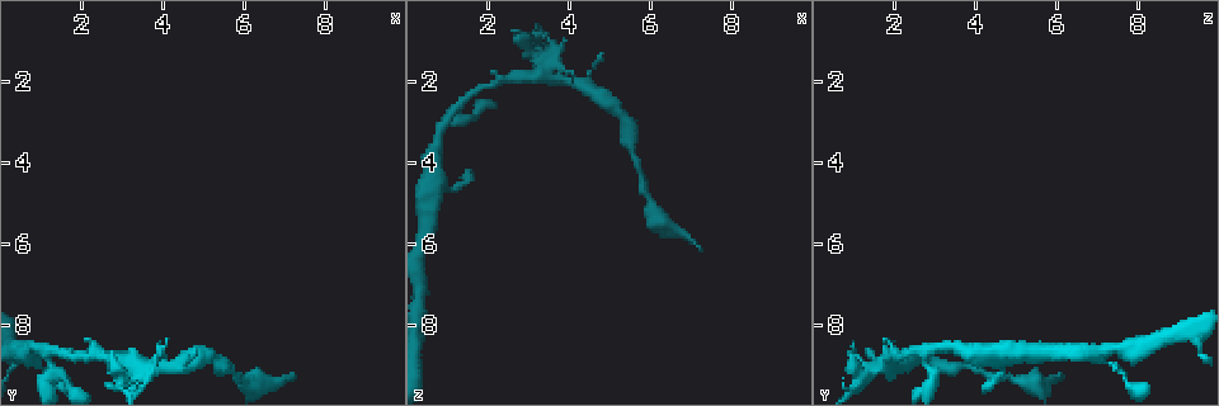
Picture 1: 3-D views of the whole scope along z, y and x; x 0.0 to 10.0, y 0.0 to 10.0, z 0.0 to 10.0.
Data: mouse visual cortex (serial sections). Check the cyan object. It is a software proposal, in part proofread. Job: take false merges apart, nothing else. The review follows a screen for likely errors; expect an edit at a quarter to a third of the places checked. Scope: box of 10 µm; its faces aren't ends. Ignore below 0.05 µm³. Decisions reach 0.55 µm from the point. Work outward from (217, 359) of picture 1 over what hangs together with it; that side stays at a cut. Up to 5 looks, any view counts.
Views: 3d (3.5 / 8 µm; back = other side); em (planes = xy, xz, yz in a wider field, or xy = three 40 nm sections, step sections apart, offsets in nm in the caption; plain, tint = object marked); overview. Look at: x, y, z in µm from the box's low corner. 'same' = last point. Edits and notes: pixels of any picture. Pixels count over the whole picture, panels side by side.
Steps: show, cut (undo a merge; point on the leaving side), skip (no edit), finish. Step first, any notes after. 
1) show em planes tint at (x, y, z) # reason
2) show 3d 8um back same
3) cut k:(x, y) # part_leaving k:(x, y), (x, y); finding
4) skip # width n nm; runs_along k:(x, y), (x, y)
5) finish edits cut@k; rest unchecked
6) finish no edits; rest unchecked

show 3d 3.5um at (3.40, 9.00, 1.95)

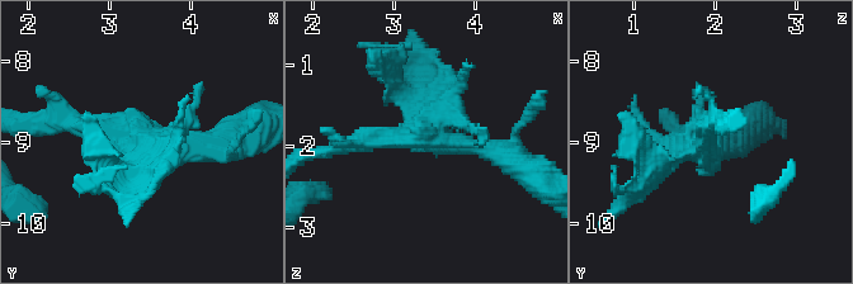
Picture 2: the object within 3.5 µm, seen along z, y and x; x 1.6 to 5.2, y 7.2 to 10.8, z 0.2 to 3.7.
show em xy step 5 tint at (3.45, 9.05, 1.90)

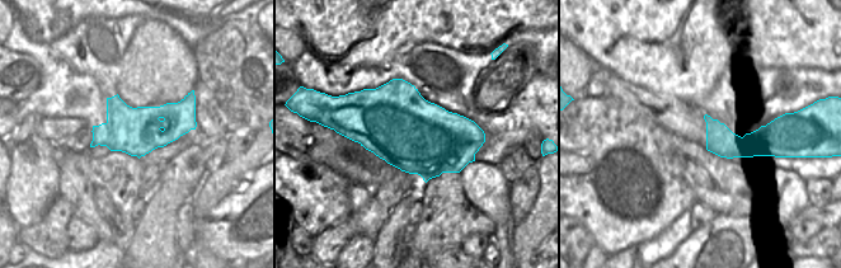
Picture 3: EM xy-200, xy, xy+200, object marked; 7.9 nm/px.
cut 2:(651, 136) # border 3:(107, 122), (109, 145), (127, 153); two cells meet here

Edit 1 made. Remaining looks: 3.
show 3d 3.5um at (1.25, 8.60, 2.65) # a fork

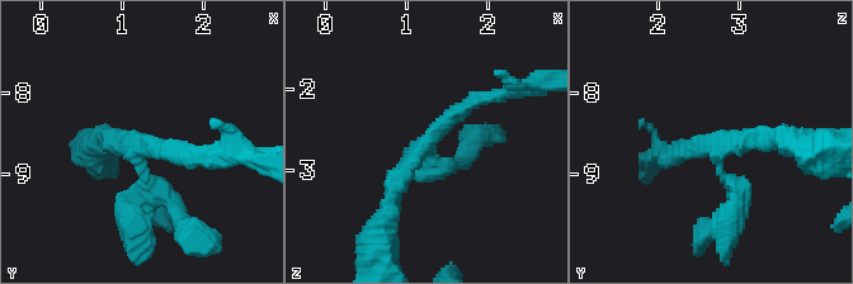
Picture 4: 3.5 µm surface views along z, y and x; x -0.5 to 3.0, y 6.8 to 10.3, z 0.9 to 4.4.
show em planes tint at (1.30, 8.65, 2.70)

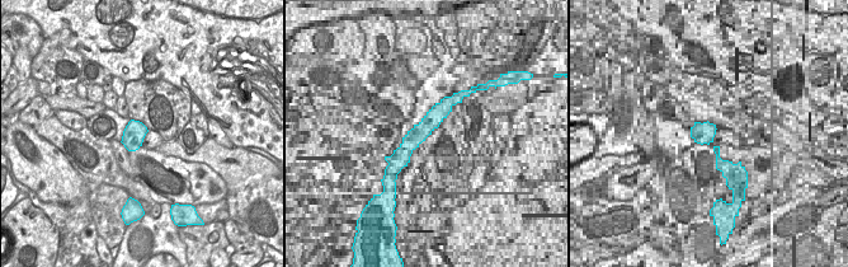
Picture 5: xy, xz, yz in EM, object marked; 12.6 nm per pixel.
skip # runs_along 4:(494, 96), (416, 152), (389, 213); continuous, no second cell

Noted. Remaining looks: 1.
finish edits cut@2; rest unchecked

